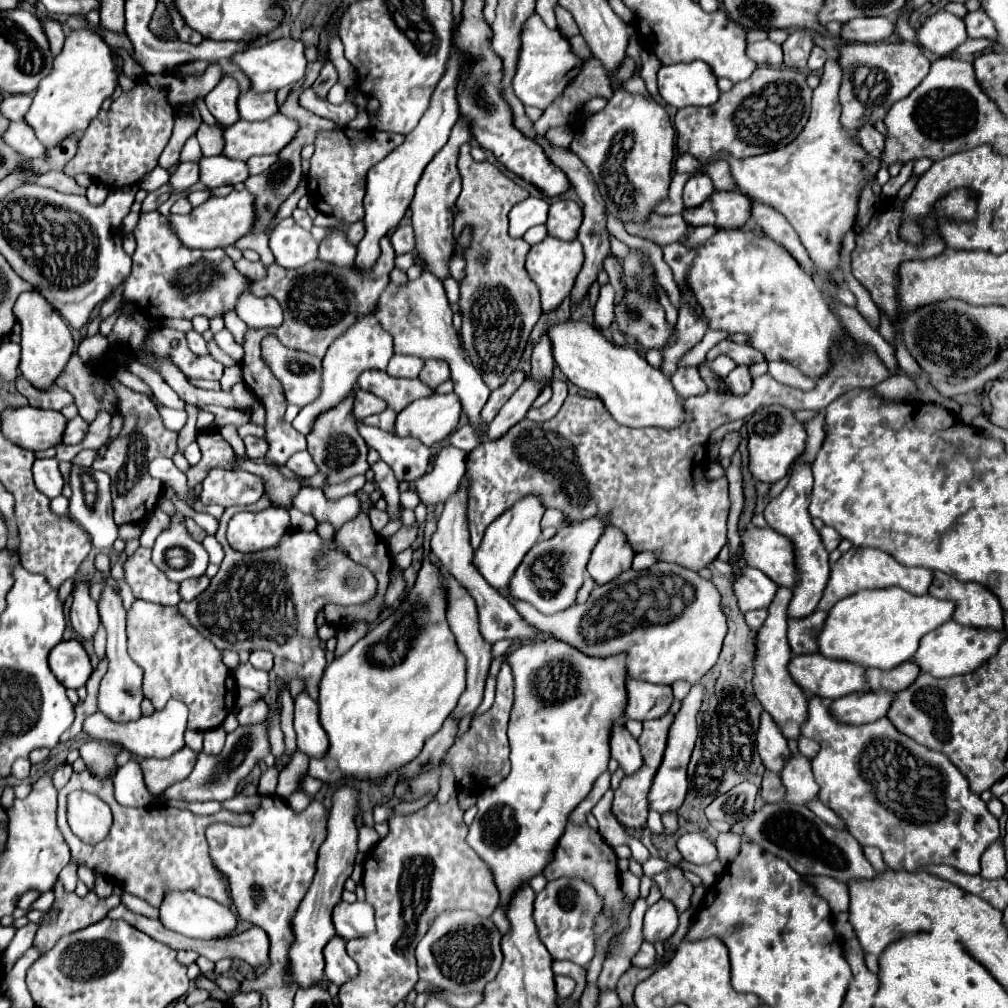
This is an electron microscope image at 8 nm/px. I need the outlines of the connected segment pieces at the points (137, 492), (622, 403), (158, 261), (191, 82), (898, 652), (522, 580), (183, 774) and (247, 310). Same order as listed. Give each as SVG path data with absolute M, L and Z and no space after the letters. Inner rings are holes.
M112 383L112 389L118 397L118 411L122 415L122 431L118 437L114 437L108 445L106 451L100 453L94 463L92 469L100 469L106 471L112 479L112 507L114 507L114 521L118 525L122 523L138 523L142 521L146 515L150 515L158 503L160 491L162 491L162 483L152 479L146 473L146 465L162 455L162 457L172 457L176 453L176 439L178 433L168 431L162 423L162 417L158 413L158 409L154 407L154 403L148 399L148 395L144 393L136 393L128 387L124 387L122 383Z
M566 321L550 327L548 335L556 367L562 369L570 383L598 395L618 423L626 427L676 429L690 421L684 413L684 401L672 381L660 369L650 367L634 349L606 341L606 337L592 323Z
M158 211L152 213L140 213L140 221L134 229L136 237L136 251L132 255L132 271L124 279L124 301L134 303L138 311L146 317L160 317L160 319L170 319L170 317L180 317L180 319L191 320L196 315L204 315L210 320L219 314L225 315L231 310L235 310L238 297L246 291L250 291L252 281L242 275L234 261L224 253L224 249L188 249L180 245L176 235L168 231L168 219L162 217Z
M210 65L200 75L142 75L142 79L134 81L132 89L122 91L122 95L112 101L108 111L99 112L100 119L90 123L74 159L66 165L66 175L74 177L76 173L88 173L106 187L126 187L138 183L156 167L162 149L168 145L176 109L186 103L194 103L196 99L204 99L220 83L220 79L220 65Z
M890 587L890 589L872 589L872 591L858 591L842 601L838 601L830 611L828 617L816 635L818 641L818 651L828 657L828 659L838 659L838 661L850 661L860 667L876 667L882 671L888 671L908 659L918 649L918 641L928 633L946 623L952 617L954 603L936 599L932 595L910 595L908 591L902 591L900 587Z
M594 515L580 523L564 525L548 541L538 541L522 559L516 573L510 579L510 591L514 597L532 603L540 613L554 615L576 603L576 595L584 581L584 571L594 545L604 533L608 519L604 515Z
M182 747L168 759L142 759L140 767L144 771L148 791L158 797L172 783L186 779L192 773L192 767L196 765L196 757L196 751L192 751L190 747Z
M242 295L238 307L238 317L254 329L278 327L283 322L283 309L274 297L259 298L254 295Z

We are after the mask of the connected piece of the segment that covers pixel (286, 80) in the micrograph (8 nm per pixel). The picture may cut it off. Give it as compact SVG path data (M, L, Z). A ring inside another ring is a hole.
M276 39L276 41L256 43L240 53L236 53L230 61L250 79L250 91L256 91L256 93L278 91L280 87L300 81L306 71L304 45L302 45L302 41L294 41L294 39Z

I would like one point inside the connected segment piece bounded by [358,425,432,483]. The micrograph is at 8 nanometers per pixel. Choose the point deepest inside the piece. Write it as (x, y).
(408, 457)

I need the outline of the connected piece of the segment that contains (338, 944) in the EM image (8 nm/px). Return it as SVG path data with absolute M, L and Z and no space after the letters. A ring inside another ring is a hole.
M334 935L326 947L324 947L324 959L326 959L326 977L334 985L344 985L348 981L354 981L358 977L358 965L348 957L344 949L346 941Z

